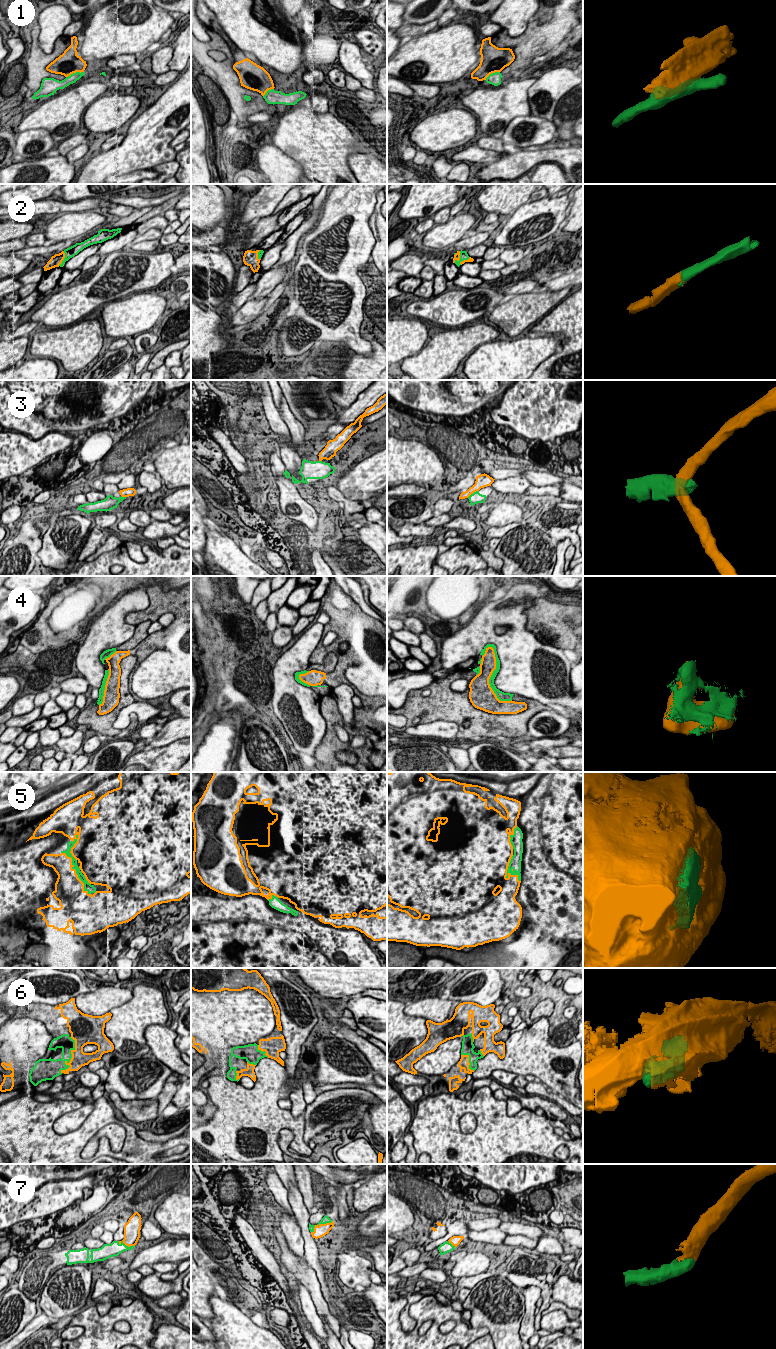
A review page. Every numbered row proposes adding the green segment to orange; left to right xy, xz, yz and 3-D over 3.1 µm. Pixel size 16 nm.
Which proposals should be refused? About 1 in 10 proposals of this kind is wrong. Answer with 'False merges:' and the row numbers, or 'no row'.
False merges: 1, 3, 4

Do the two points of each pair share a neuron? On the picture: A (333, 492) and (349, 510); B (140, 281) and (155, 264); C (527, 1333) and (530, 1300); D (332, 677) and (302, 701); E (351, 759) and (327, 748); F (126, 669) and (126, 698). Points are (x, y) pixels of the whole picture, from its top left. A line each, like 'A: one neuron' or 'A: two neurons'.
A: one neuron
B: one neuron
C: one neuron
D: two neurons
E: two neurons
F: one neuron

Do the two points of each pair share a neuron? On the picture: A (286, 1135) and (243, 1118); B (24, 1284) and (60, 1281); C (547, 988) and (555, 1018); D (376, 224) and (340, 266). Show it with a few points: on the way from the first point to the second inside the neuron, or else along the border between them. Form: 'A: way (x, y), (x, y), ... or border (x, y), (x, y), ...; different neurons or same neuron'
A: border (289, 1128), (283, 1128), (280, 1131), (278, 1144); different neurons
B: border (48, 1279), (39, 1296); different neurons
C: way (554, 995), (558, 999), (558, 1011); same neuron
D: border (375, 206), (369, 219), (375, 241), (371, 252); different neurons

